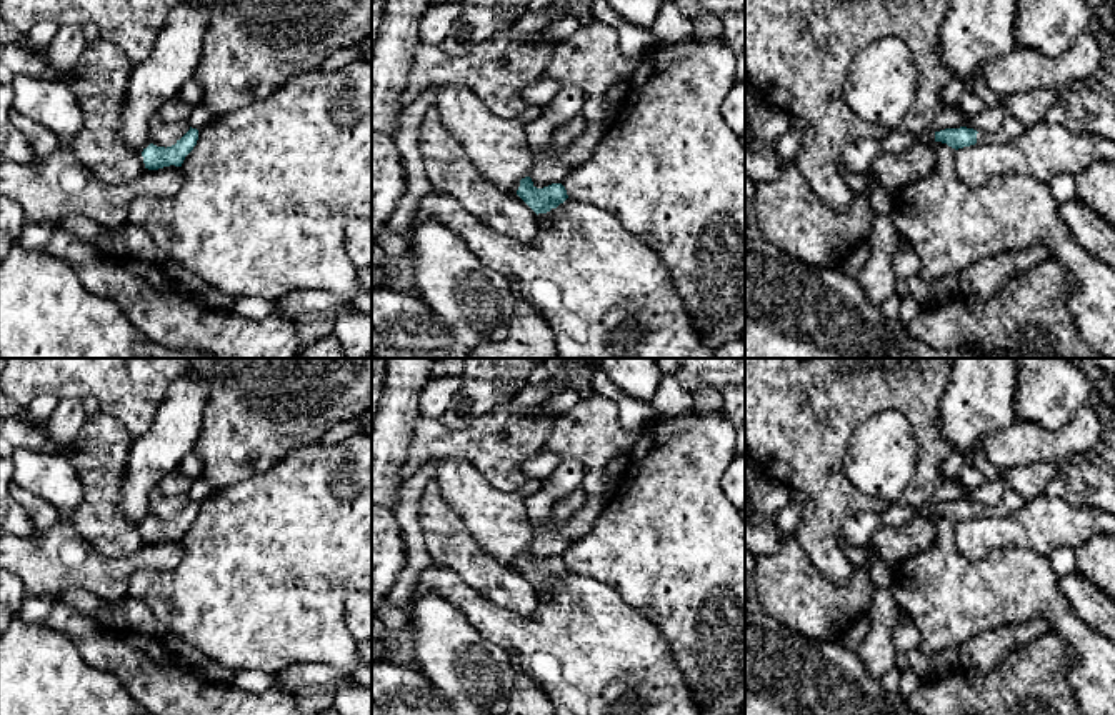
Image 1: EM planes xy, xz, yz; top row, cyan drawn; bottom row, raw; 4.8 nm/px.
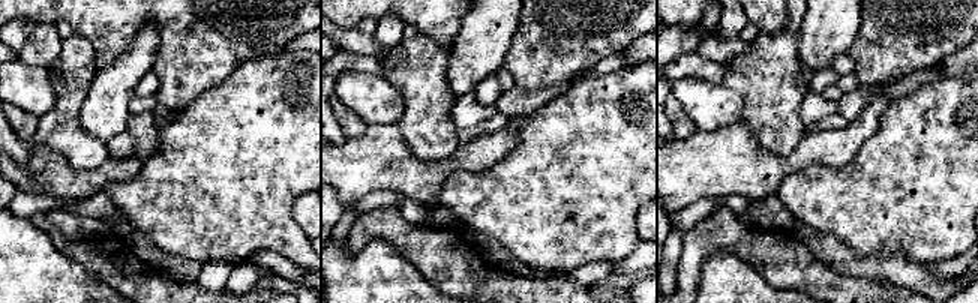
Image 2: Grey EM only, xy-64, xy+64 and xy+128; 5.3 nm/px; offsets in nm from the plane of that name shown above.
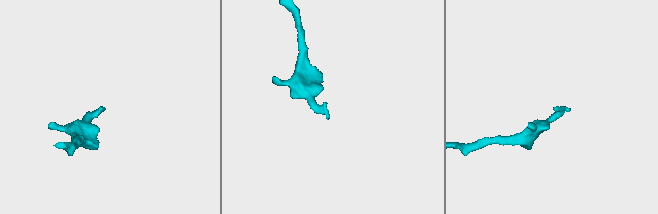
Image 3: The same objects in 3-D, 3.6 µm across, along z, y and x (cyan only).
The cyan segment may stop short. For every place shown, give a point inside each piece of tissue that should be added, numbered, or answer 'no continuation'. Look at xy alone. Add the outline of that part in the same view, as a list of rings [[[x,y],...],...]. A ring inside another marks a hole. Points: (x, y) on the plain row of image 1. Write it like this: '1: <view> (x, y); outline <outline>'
no continuation

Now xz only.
no continuation

